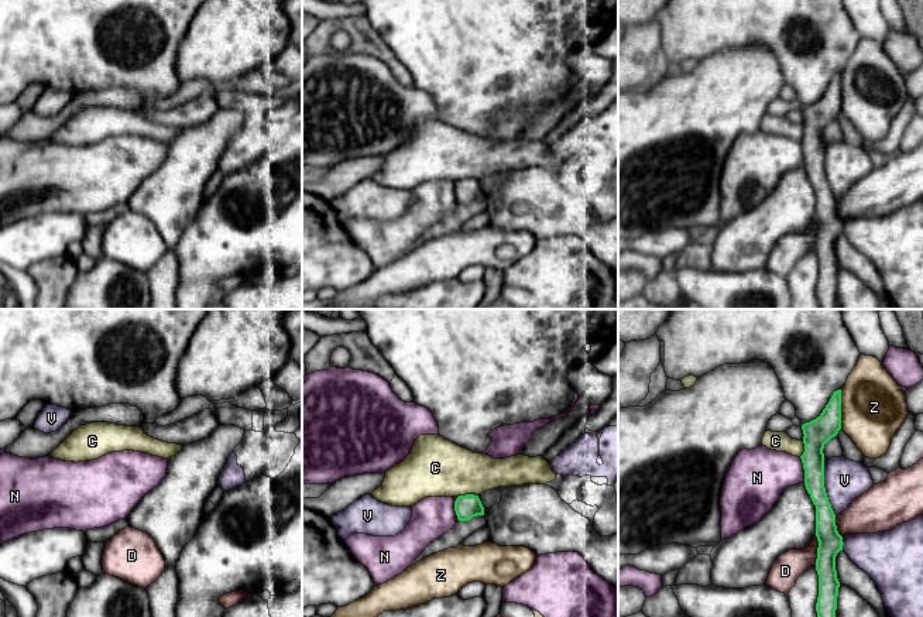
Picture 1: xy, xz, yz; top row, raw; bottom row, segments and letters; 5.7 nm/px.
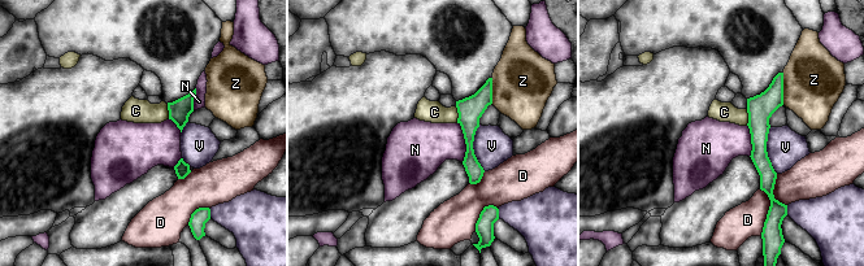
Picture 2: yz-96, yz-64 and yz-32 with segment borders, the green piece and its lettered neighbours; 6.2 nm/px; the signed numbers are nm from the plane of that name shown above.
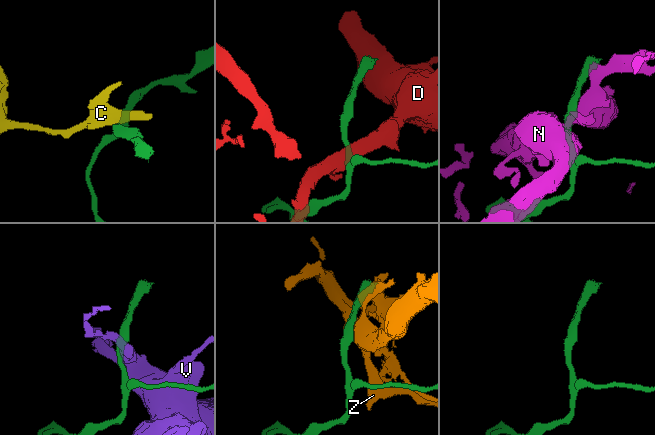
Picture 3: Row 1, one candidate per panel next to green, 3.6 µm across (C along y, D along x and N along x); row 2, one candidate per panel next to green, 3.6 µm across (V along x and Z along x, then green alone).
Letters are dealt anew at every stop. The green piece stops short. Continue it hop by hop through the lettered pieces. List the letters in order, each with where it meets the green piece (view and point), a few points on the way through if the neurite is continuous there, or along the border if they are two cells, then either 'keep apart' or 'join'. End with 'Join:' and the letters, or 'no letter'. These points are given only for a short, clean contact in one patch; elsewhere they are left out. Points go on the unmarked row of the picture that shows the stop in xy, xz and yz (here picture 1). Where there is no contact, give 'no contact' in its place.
C: xz (466, 178) | along xz (477, 178), (460, 178), (456, 182) | keep apart
D: yz (817, 235) | keep apart
N: yz (803, 151) | keep apart
V: yz (824, 172) | keep apart
Z: yz (840, 93) | keep apart
Join: no letter

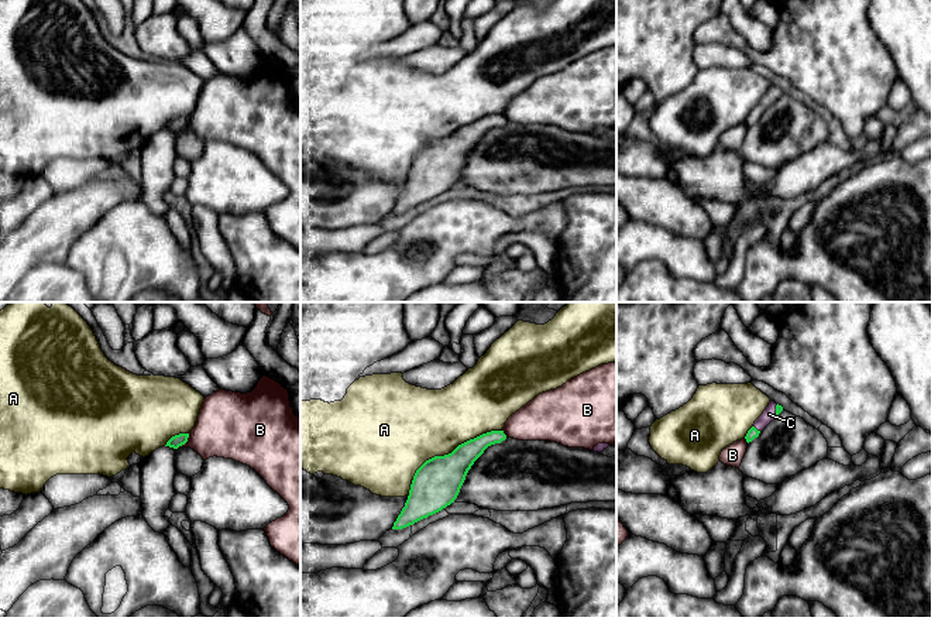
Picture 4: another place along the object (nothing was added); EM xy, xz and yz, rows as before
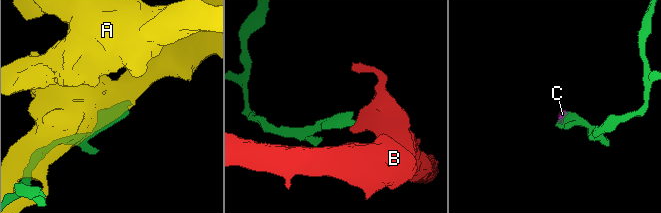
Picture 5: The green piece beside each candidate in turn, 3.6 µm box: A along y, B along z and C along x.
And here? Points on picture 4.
A: xz (446, 139) | keep apart
B: xy (185, 126) | along xy (189, 117), (188, 123), (177, 132) | keep apart
C: yz (756, 113) | across yz (752, 116), (756, 113), (769, 98) | join
Join: C

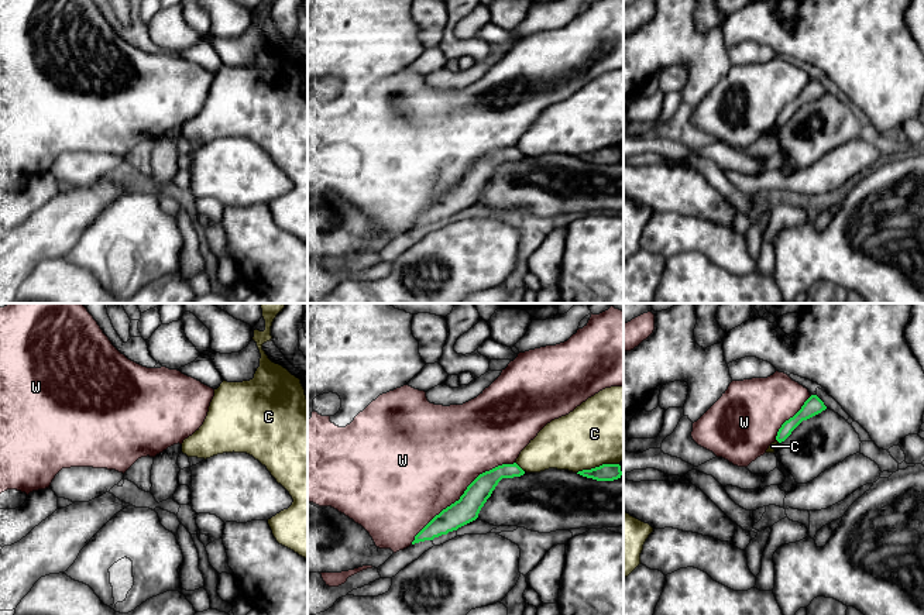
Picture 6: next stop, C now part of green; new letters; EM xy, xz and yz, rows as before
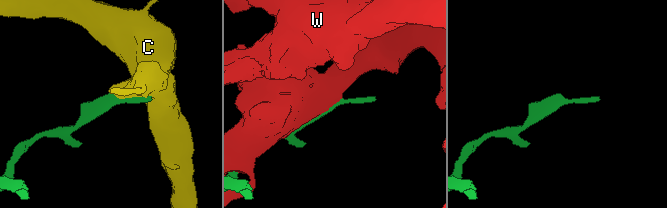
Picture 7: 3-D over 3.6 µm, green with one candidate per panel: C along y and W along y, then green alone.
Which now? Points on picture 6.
C: xz (597, 151) | keep apart
W: xz (463, 178) | keep apart
Join: no letter

